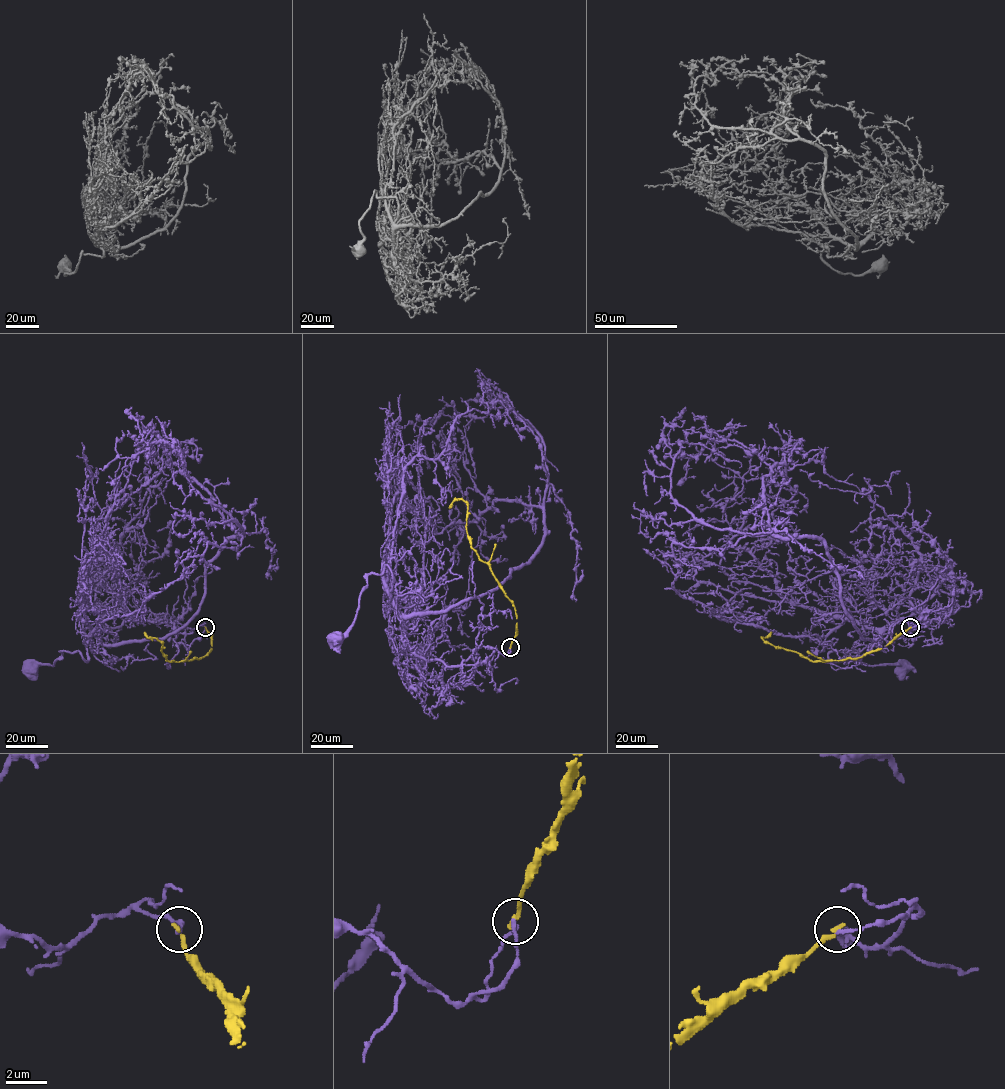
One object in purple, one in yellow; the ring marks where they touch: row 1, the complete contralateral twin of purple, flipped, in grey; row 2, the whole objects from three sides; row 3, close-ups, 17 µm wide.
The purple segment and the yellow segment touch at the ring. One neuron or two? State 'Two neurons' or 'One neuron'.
Two neurons

